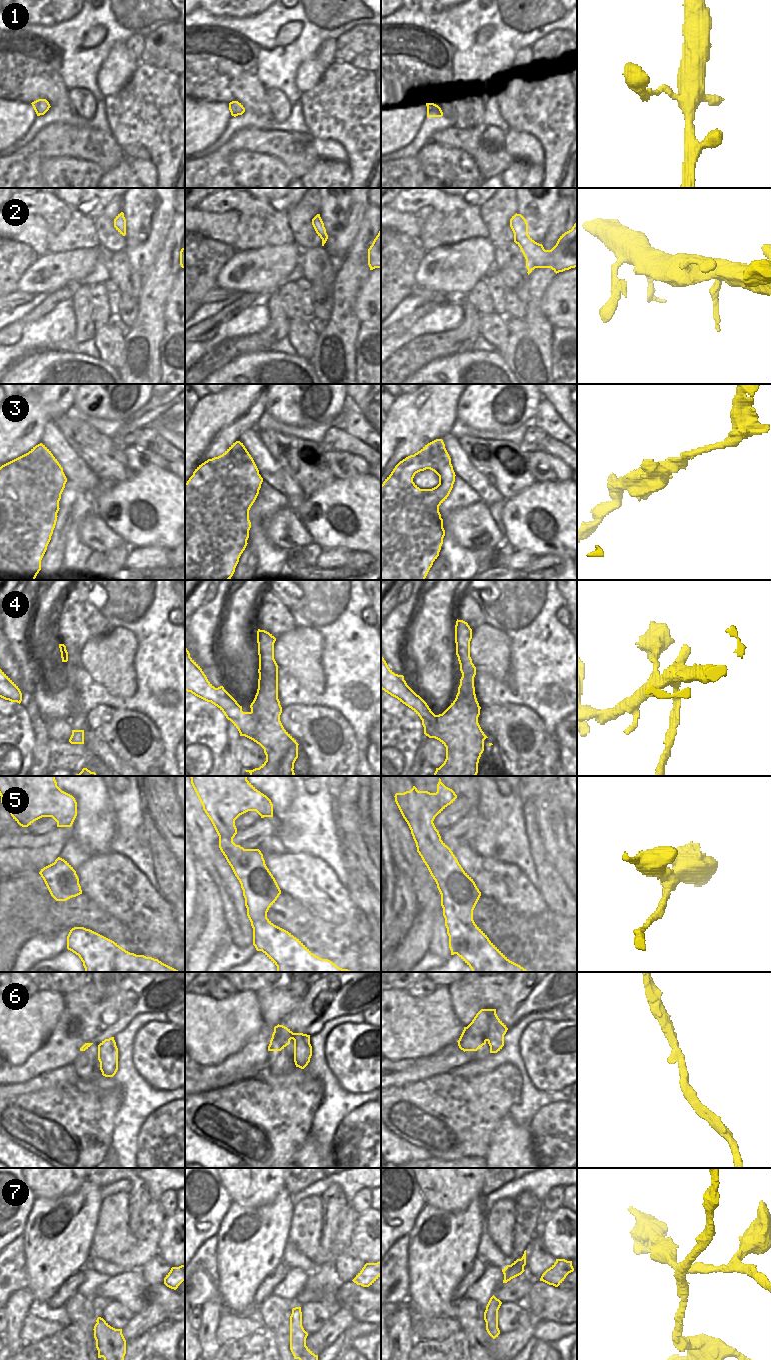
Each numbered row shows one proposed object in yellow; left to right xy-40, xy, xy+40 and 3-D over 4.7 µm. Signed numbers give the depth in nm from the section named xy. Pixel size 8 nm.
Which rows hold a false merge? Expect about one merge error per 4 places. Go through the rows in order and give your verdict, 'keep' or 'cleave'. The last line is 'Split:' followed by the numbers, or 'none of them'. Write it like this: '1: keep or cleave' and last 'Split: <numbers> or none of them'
1: keep
2: keep
3: keep
4: cleave
5: keep
6: keep
7: cleave
Split: 4, 7

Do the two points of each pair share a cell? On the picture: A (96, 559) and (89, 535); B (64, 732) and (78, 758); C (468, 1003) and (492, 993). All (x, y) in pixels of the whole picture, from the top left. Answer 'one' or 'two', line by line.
A: two
B: one
C: one

